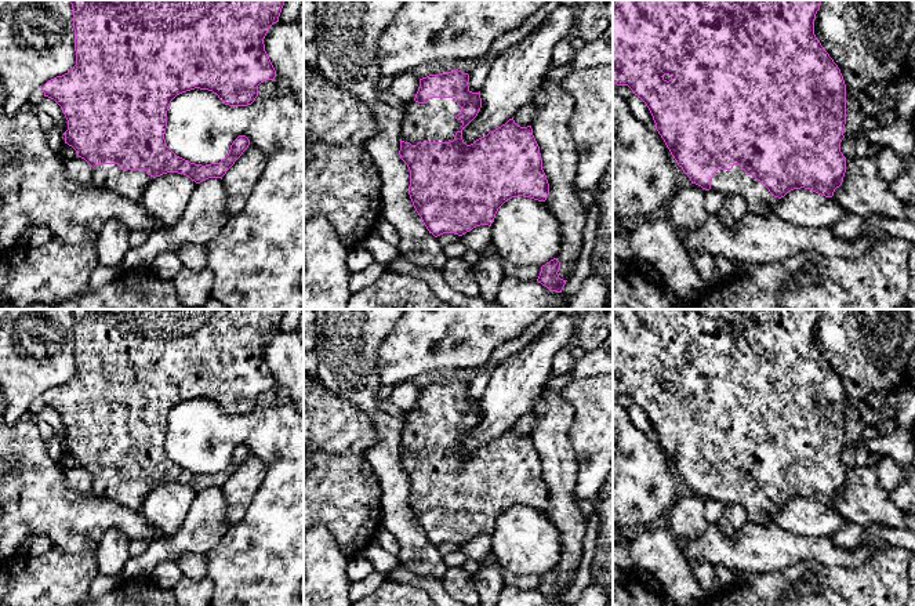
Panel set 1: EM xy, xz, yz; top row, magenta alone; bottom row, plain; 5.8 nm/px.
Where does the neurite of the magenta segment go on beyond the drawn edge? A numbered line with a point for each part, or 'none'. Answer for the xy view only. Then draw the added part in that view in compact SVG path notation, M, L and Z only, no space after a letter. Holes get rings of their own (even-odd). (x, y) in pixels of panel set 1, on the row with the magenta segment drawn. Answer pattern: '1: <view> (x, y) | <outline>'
1: xy (130, 184) | M98 164L91 182L131 202L139 202L146 185L153 179L145 170L121 170L117 164Z

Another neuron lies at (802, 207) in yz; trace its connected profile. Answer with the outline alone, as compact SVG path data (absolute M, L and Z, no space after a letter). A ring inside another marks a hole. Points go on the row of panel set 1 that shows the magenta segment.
M800 188L778 199L767 218L778 218L800 228L831 228L847 214L834 197Z

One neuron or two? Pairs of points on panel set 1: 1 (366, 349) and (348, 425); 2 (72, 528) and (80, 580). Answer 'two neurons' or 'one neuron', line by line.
1: two neurons
2: two neurons

